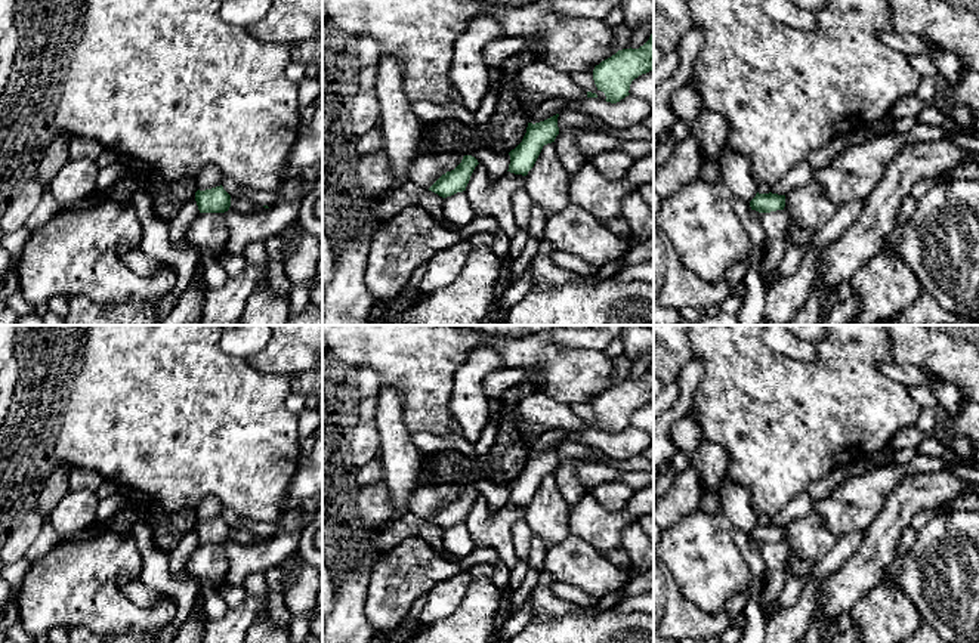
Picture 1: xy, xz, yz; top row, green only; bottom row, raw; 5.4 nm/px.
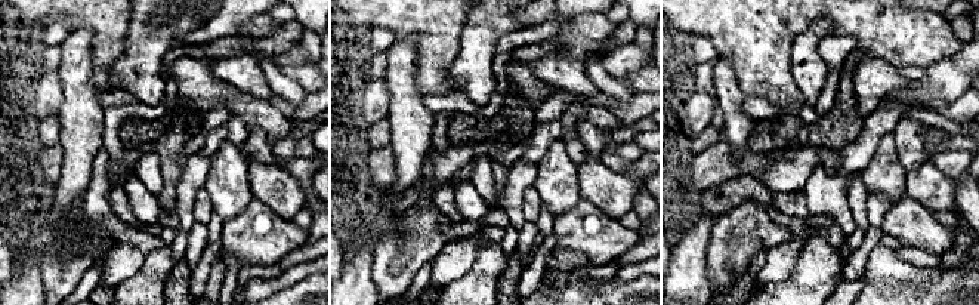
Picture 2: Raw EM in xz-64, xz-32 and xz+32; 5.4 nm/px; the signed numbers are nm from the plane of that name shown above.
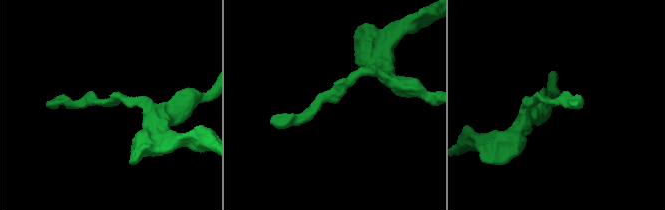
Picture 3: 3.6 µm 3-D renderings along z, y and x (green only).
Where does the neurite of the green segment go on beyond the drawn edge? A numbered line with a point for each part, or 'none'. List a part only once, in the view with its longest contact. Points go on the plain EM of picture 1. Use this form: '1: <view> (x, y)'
none

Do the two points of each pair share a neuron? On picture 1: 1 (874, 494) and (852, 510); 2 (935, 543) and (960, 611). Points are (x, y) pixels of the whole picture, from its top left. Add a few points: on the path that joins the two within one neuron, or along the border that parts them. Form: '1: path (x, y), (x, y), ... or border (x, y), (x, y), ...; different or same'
1: path (868, 494), (858, 504); same
2: path (951, 559), (960, 568), (960, 594); same

